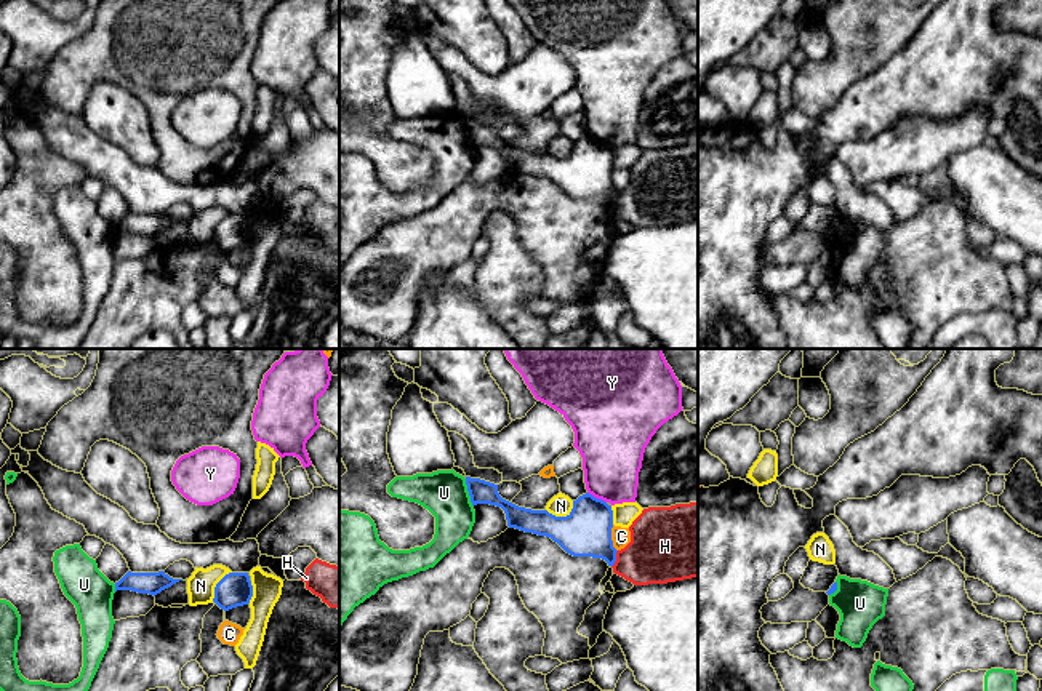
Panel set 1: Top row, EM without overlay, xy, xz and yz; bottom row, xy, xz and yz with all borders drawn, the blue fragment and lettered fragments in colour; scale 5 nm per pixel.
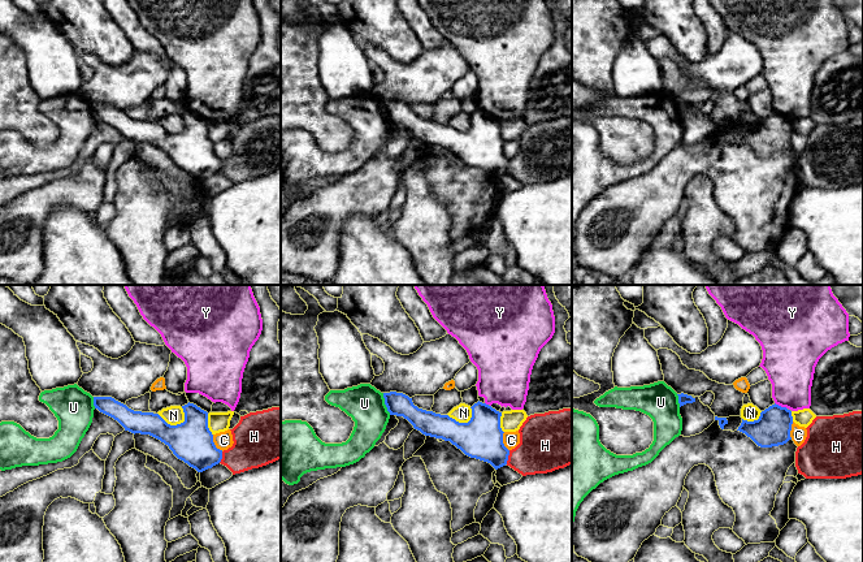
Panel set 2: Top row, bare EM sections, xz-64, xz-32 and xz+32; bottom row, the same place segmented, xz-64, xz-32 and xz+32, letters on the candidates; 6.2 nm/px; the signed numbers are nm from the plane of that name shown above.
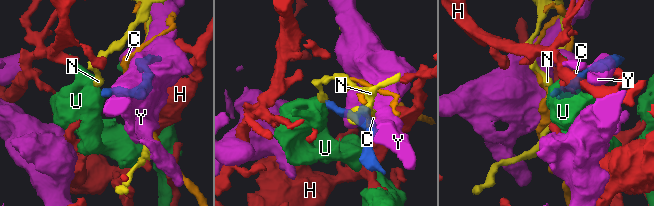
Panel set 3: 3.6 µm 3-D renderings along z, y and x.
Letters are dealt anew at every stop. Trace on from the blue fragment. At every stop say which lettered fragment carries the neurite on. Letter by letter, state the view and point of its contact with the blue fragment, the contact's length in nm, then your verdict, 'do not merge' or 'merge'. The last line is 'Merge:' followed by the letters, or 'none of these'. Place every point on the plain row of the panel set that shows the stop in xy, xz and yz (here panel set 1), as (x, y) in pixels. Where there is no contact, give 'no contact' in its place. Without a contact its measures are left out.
C: contact xz (610, 179); length 140 nm; do not merge
H: contact xz (615, 200); length 90 nm; do not merge
N: contact xz (562, 159); length 150 nm; do not merge
U: contact xz (469, 135); length 150 nm; do not merge
Y: contact xz (596, 139); length 110 nm; do not merge
Merge: none of these

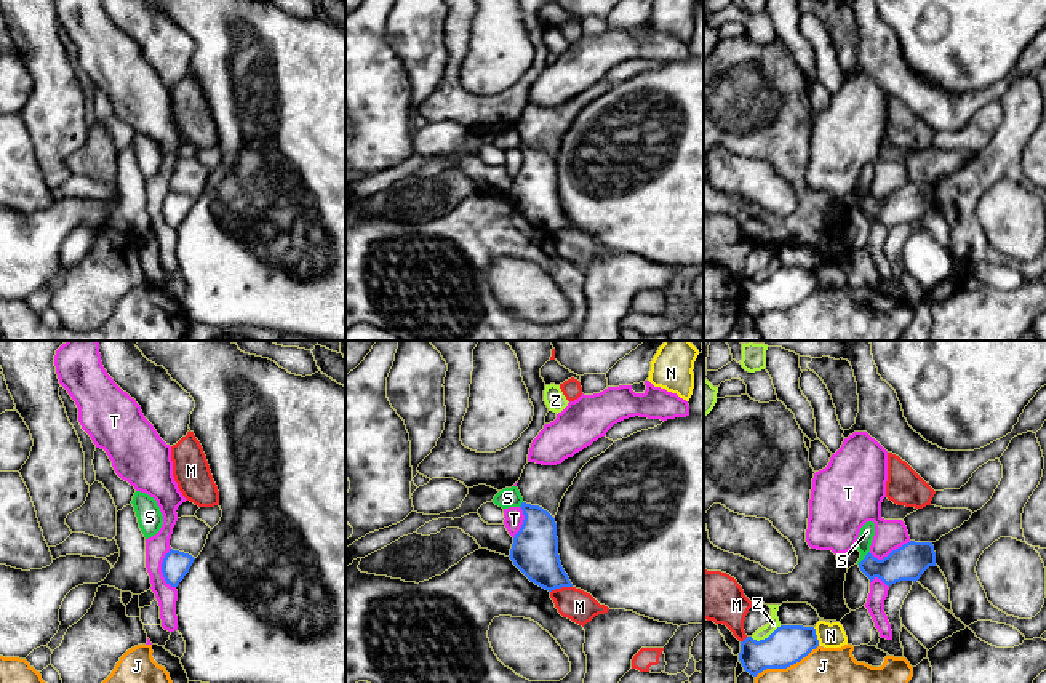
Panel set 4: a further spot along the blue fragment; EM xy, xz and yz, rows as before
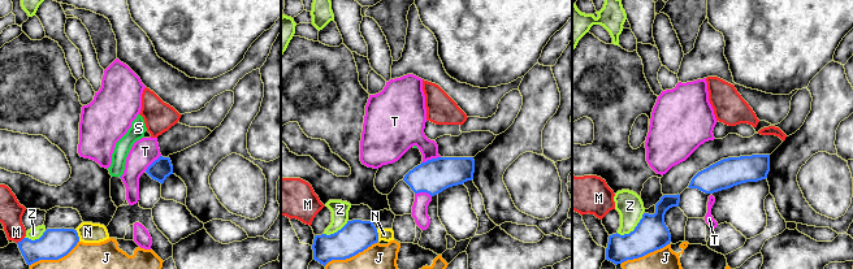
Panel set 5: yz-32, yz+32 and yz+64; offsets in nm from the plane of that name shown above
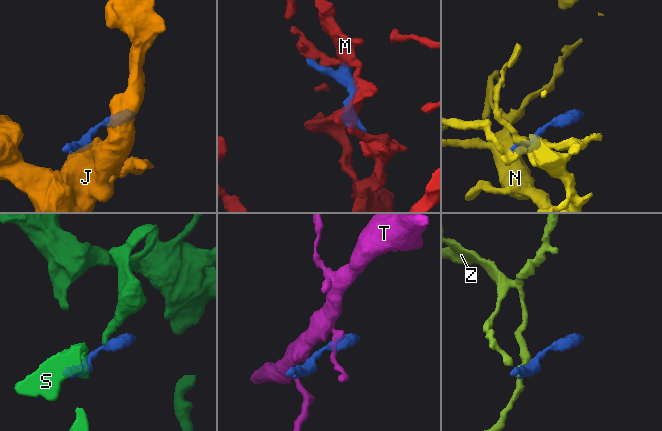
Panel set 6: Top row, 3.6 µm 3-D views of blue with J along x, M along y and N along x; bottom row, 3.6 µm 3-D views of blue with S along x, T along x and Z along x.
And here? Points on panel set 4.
J: contact yz (786, 309); length 360 nm; do not merge
M: contact xz (560, 229); length 120 nm; do not merge
N: contact yz (816, 279); length 100 nm; do not merge
S: contact yz (866, 199); length 90 nm; do not merge
T: contact xy (162, 210); length 200 nm; do not merge
Z: contact yz (765, 280); length 170 nm; do not merge
Merge: none of these

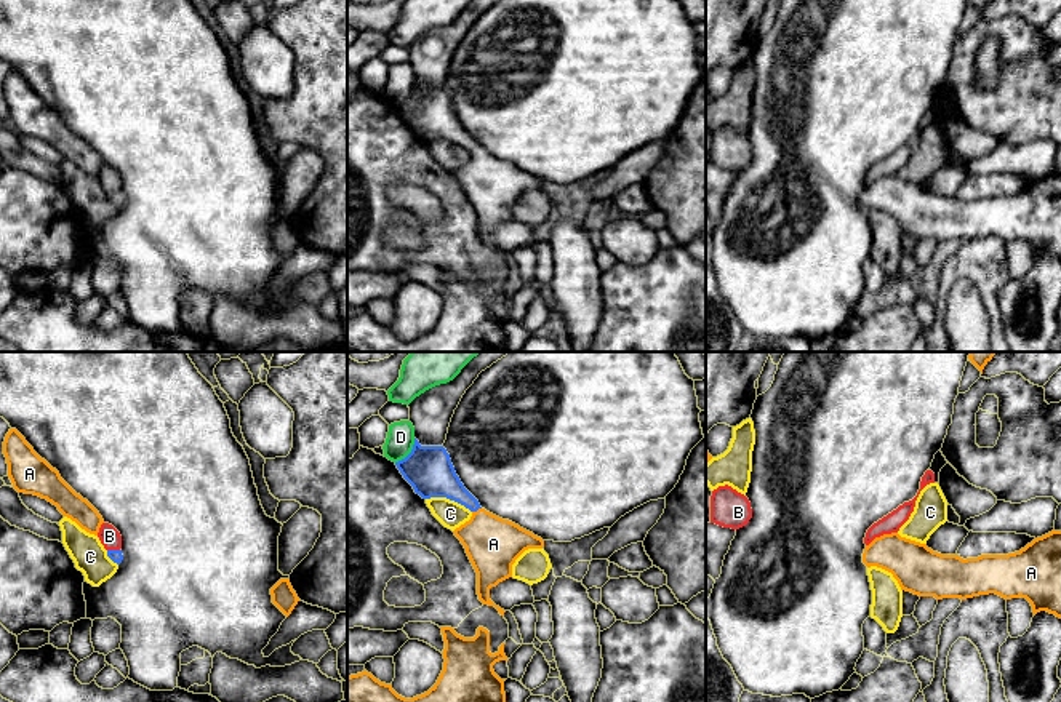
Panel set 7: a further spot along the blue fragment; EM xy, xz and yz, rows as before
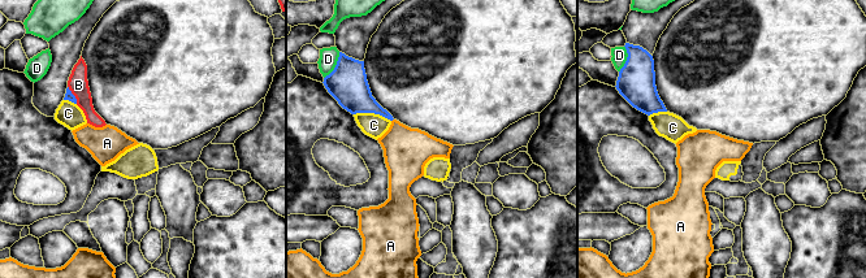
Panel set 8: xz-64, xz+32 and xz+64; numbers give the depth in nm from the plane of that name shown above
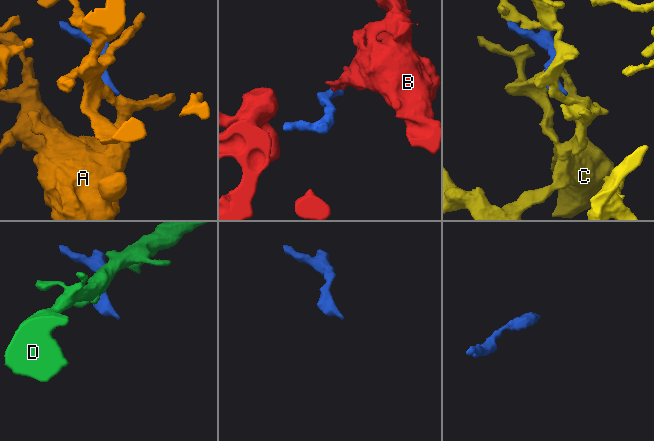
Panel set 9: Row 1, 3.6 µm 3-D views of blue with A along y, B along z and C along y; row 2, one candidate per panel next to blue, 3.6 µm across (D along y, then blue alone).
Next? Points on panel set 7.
A: contact xz (476, 152); length 50 nm; merge
B: contact xy (114, 192); length 60 nm; do not merge
C: contact xz (448, 139); length 240 nm; do not merge
D: contact xz (410, 95); length 160 nm; do not merge
Merge: A

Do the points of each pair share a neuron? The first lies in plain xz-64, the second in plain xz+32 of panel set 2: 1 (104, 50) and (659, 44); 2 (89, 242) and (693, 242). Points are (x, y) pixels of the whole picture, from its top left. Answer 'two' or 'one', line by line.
1: two
2: two

